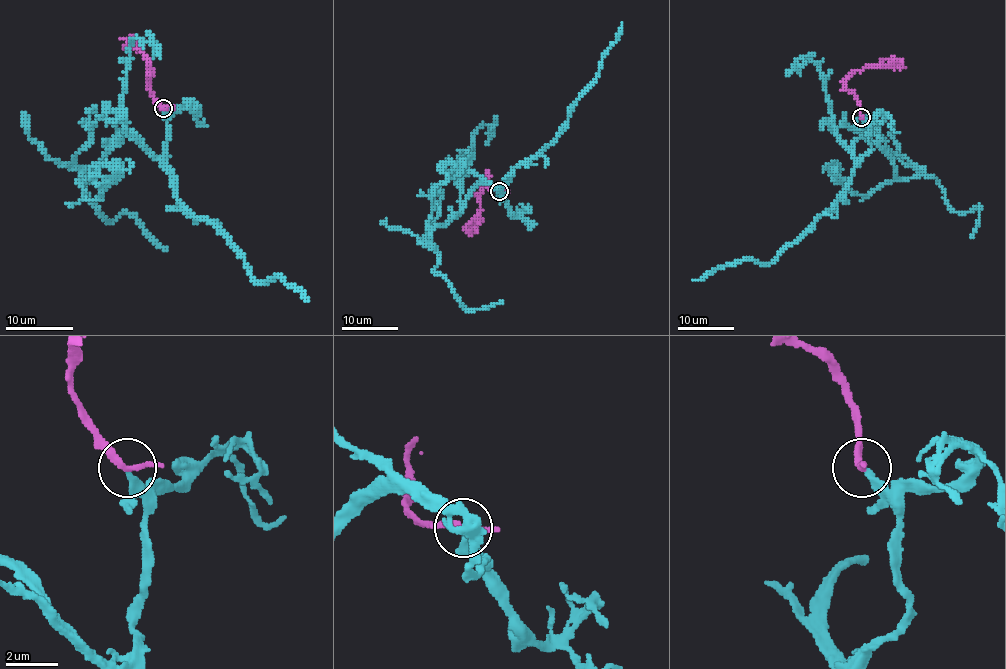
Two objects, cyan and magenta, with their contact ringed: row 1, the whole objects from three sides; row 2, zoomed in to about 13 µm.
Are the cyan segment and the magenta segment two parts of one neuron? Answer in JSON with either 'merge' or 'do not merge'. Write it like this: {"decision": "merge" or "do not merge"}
{"decision": "do not merge"}

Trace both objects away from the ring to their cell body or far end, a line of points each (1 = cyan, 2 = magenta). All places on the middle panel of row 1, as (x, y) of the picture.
1: (499, 192), (502, 200), (481, 183), (431, 232), (435, 271), (466, 310), (503, 301)
2: (499, 191), (488, 186), (486, 174), (482, 183), (481, 208), (466, 226), (472, 236)

